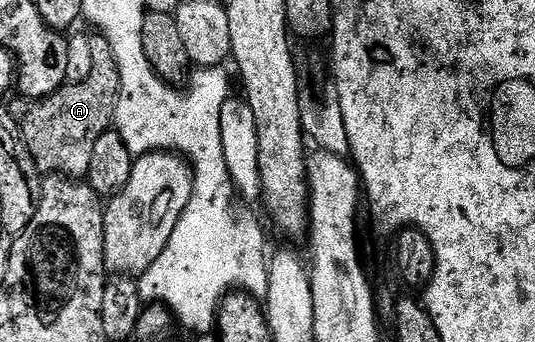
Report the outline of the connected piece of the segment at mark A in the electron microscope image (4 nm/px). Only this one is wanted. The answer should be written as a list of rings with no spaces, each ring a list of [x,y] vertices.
[[[95,33],[90,38],[89,46],[93,56],[93,69],[89,77],[80,83],[67,83],[52,95],[34,100],[30,104],[31,108],[24,115],[21,115],[23,122],[22,140],[30,144],[31,157],[38,160],[40,172],[65,175],[69,179],[82,180],[89,173],[93,147],[97,144],[97,139],[105,132],[112,130],[115,106],[119,100],[117,61],[113,57],[113,45],[109,45],[109,41],[104,35]]]

